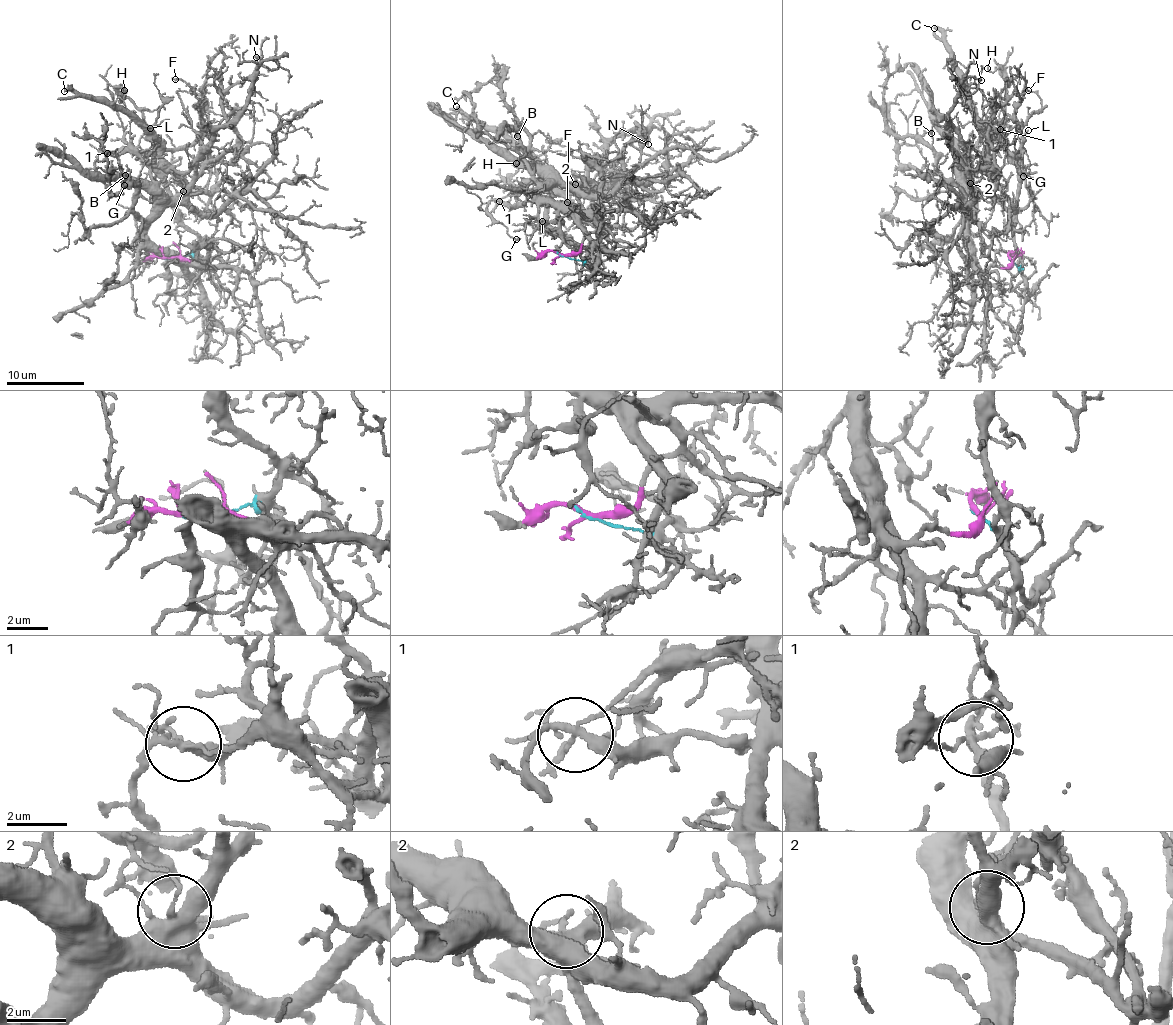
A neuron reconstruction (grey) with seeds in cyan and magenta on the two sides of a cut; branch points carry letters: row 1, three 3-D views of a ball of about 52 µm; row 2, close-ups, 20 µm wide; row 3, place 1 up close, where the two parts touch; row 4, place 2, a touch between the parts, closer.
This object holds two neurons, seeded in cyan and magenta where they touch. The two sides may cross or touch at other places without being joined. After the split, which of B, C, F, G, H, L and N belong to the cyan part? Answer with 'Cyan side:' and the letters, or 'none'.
Cyan side: C, F, G, H, L

